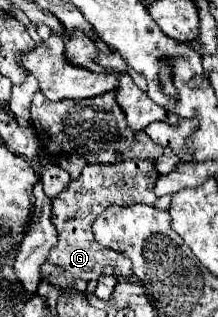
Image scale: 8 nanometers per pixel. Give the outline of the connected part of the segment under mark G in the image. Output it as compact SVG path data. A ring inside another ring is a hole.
M128 159L114 165L86 165L82 175L68 185L68 191L52 199L52 223L58 231L58 245L52 249L46 269L42 275L66 277L66 279L98 279L102 275L112 275L116 279L128 279L132 271L131 261L122 253L105 249L96 243L92 233L94 219L112 205L132 205L146 203L154 205L158 199L154 195L154 185L160 179L152 159Z

